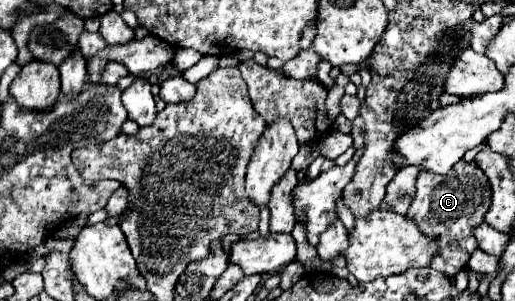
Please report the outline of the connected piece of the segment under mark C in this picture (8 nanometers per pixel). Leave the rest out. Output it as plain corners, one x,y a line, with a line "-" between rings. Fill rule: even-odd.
462,159
456,163
456,167
452,167
448,175
432,175
430,171
420,173
416,189
418,193
406,215
418,223
424,235
440,237
440,249
438,255
432,259
430,267
442,271
448,277
454,277
468,263
474,249
478,249
472,231
476,231
476,227
484,223
484,215
490,209
492,191
488,177
474,161
468,163

